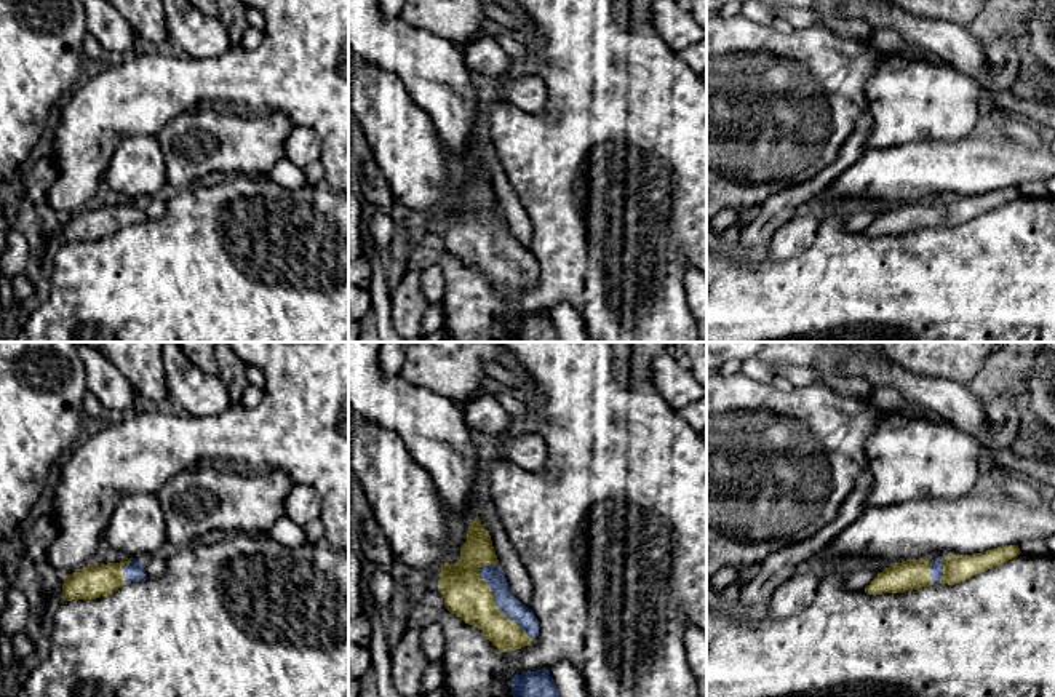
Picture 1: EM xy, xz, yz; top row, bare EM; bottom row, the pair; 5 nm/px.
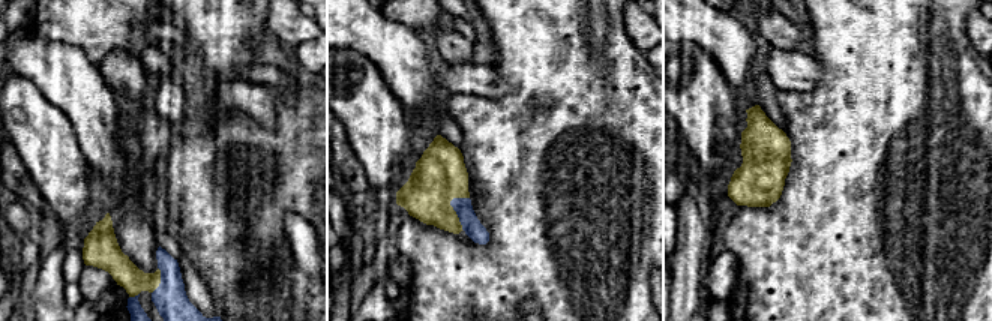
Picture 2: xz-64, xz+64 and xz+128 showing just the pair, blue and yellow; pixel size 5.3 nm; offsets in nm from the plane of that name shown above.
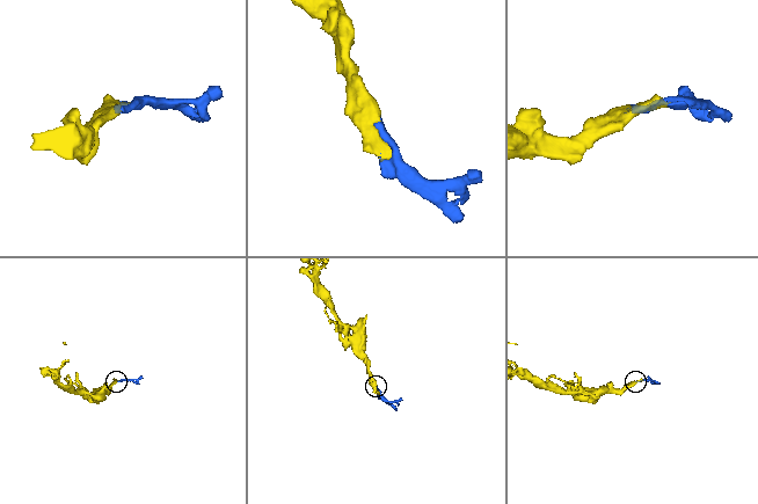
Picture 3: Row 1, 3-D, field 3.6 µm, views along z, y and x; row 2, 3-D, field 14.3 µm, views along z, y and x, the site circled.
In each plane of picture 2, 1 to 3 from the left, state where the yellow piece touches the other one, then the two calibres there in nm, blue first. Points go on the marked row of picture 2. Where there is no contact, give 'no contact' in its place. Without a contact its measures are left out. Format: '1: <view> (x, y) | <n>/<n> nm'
1: xz-64 (161, 281) | 180/140 nm
2: xz+64 (456, 213) | 100/280 nm
3: no contact

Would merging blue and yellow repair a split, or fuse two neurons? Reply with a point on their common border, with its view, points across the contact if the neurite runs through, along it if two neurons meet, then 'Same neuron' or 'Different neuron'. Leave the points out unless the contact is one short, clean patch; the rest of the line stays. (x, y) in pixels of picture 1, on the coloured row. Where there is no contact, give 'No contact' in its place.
Touches blue at xz (496, 603). Same neuron

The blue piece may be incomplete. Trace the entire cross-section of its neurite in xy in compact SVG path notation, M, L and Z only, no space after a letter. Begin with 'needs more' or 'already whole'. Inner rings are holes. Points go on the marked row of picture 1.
needs more | M139 560L107 563L102 566L85 566L64 577L64 601L96 599L107 596L129 582L145 579L147 574Z

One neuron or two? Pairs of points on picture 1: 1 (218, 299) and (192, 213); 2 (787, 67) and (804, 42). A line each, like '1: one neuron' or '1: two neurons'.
1: one neuron
2: one neuron

